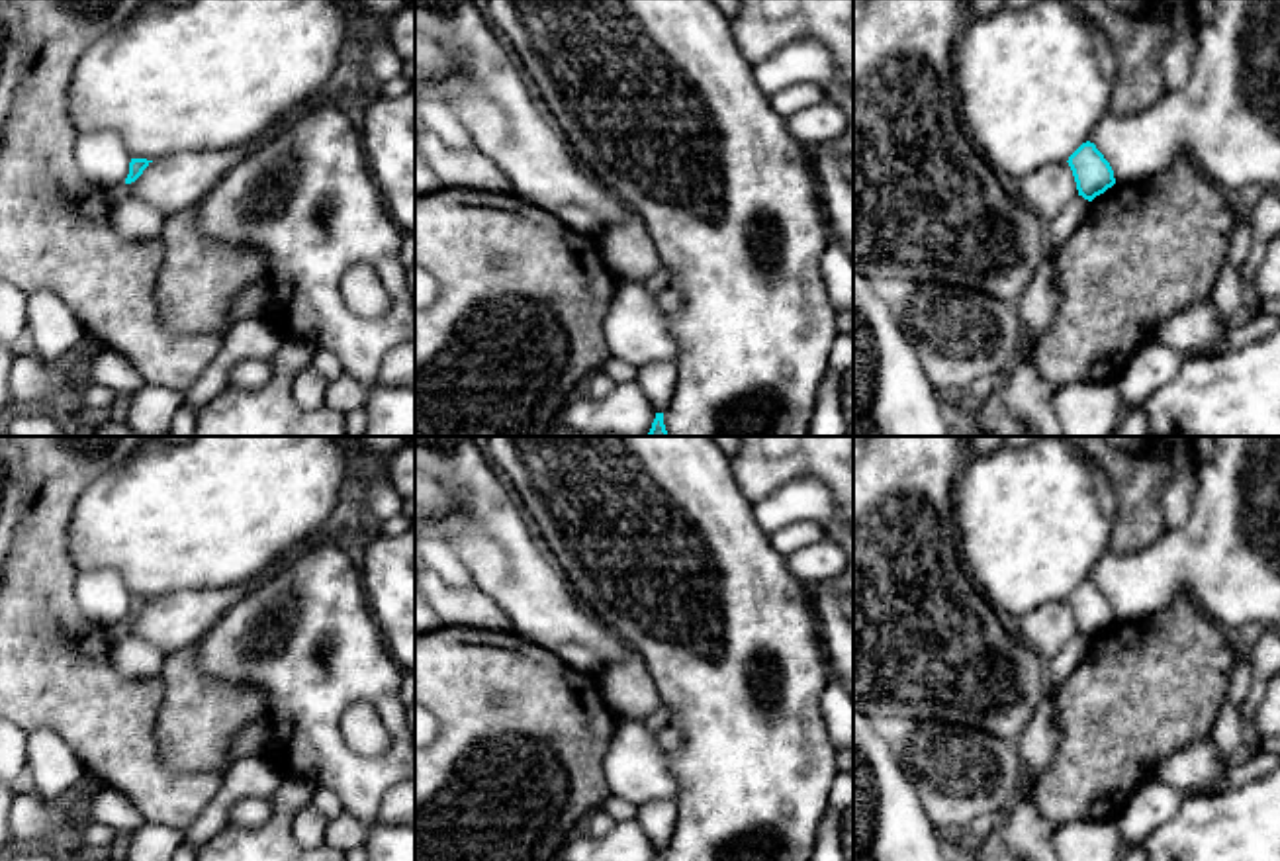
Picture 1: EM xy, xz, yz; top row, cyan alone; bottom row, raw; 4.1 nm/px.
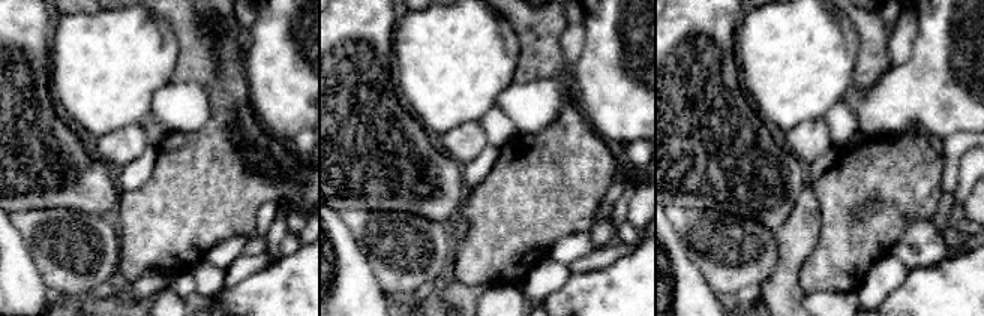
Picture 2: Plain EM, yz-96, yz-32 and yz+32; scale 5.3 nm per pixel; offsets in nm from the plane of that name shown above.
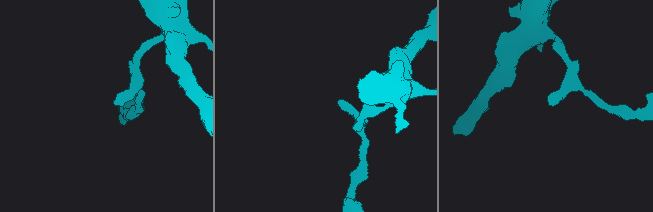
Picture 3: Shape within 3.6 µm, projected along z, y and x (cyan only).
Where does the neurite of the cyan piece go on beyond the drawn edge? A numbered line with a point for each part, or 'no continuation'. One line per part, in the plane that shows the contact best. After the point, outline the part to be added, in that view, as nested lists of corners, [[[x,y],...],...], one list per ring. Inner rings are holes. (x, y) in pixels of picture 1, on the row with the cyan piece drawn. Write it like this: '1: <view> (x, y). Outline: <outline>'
no continuation

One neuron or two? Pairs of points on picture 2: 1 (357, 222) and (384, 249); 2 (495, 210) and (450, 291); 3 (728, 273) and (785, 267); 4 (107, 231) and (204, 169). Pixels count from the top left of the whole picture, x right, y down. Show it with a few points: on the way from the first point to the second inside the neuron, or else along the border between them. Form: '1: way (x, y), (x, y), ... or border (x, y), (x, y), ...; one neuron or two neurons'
1: way (363, 228), (378, 243); one neuron
2: border (455, 279), (467, 285), (482, 285), (485, 288); two neurons
3: border (776, 232), (777, 264), (774, 271), (761, 285); two neurons
4: border (113, 217), (119, 234), (120, 259); two neurons

